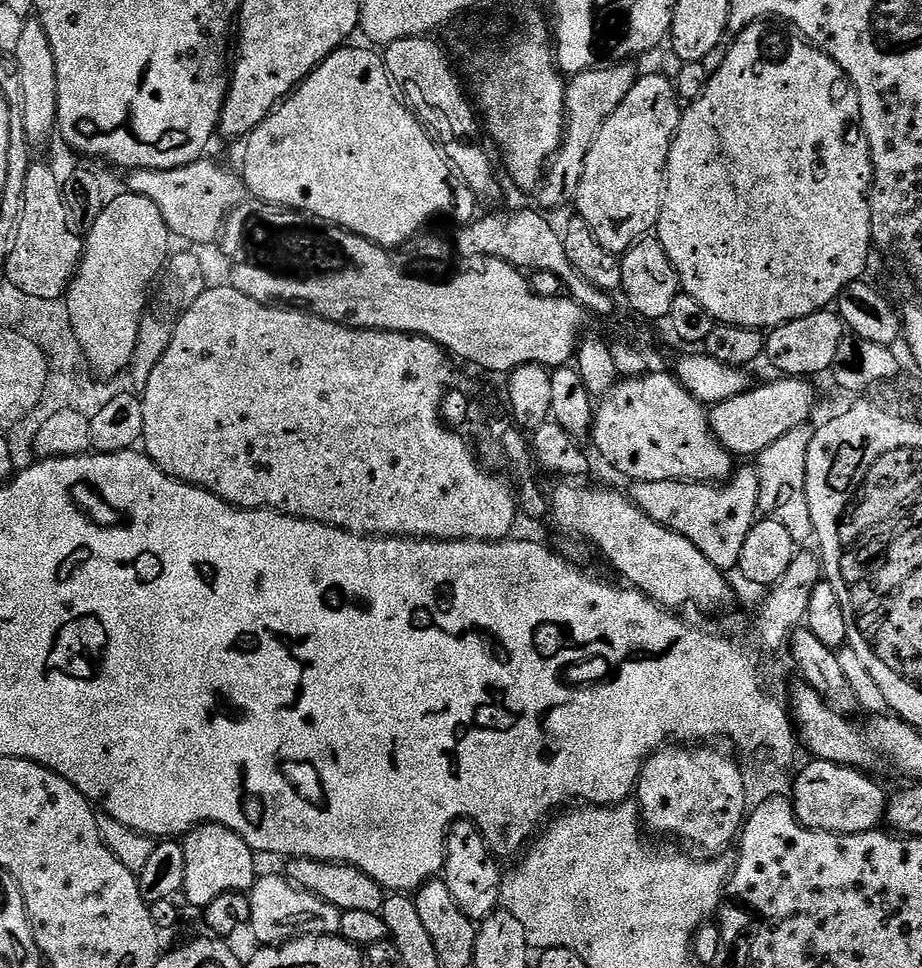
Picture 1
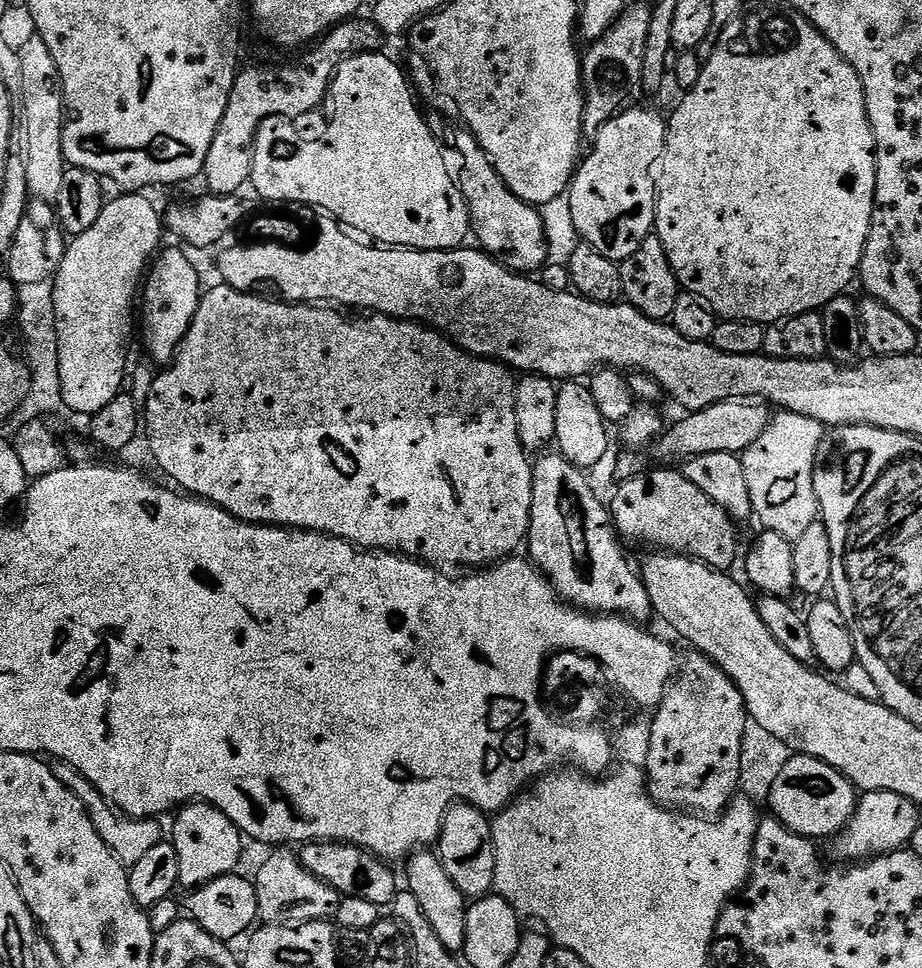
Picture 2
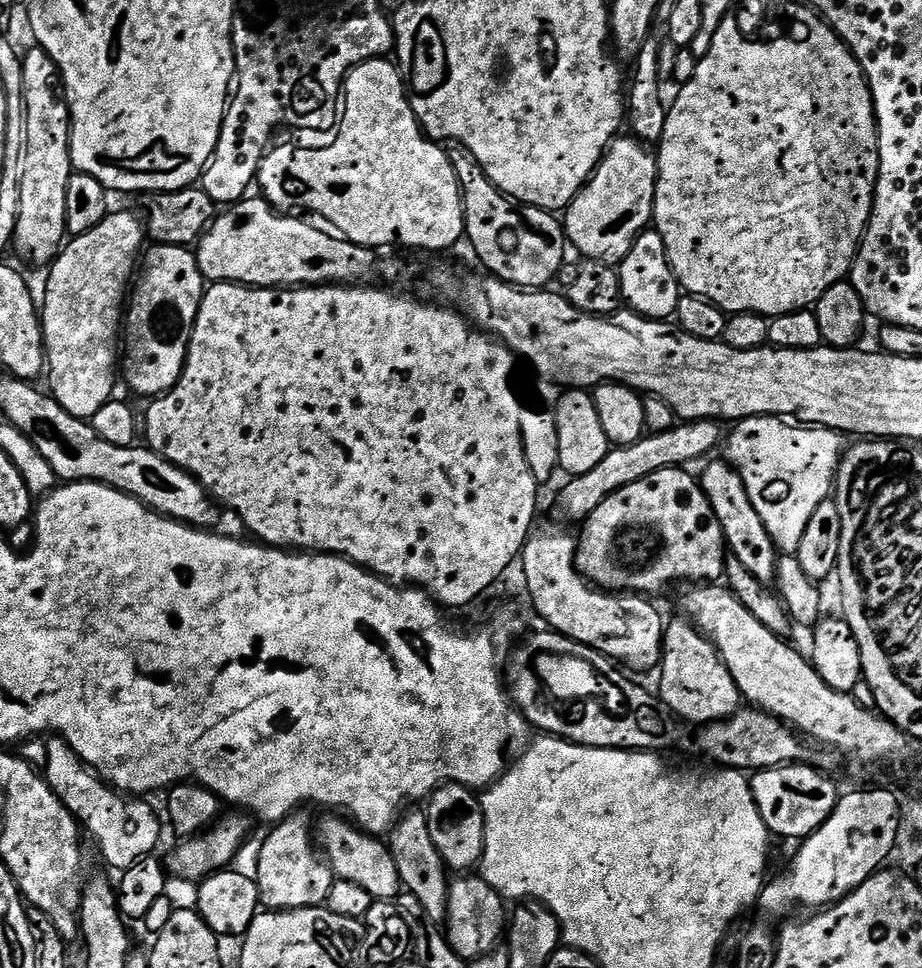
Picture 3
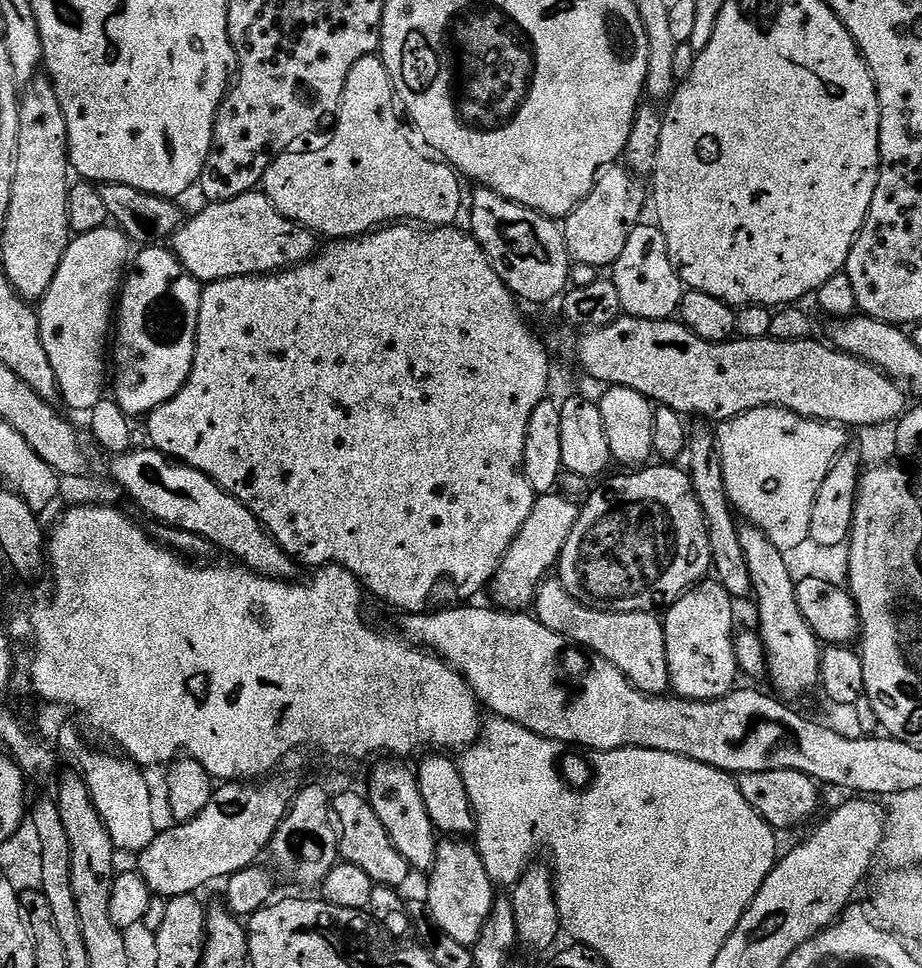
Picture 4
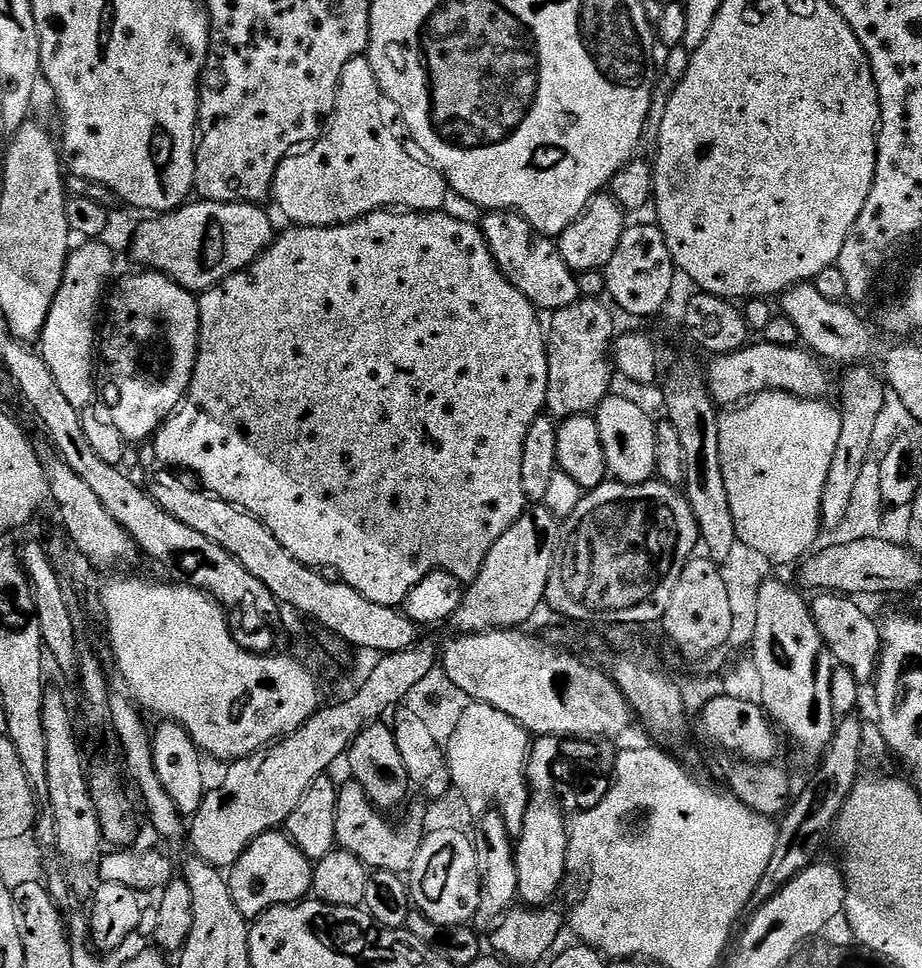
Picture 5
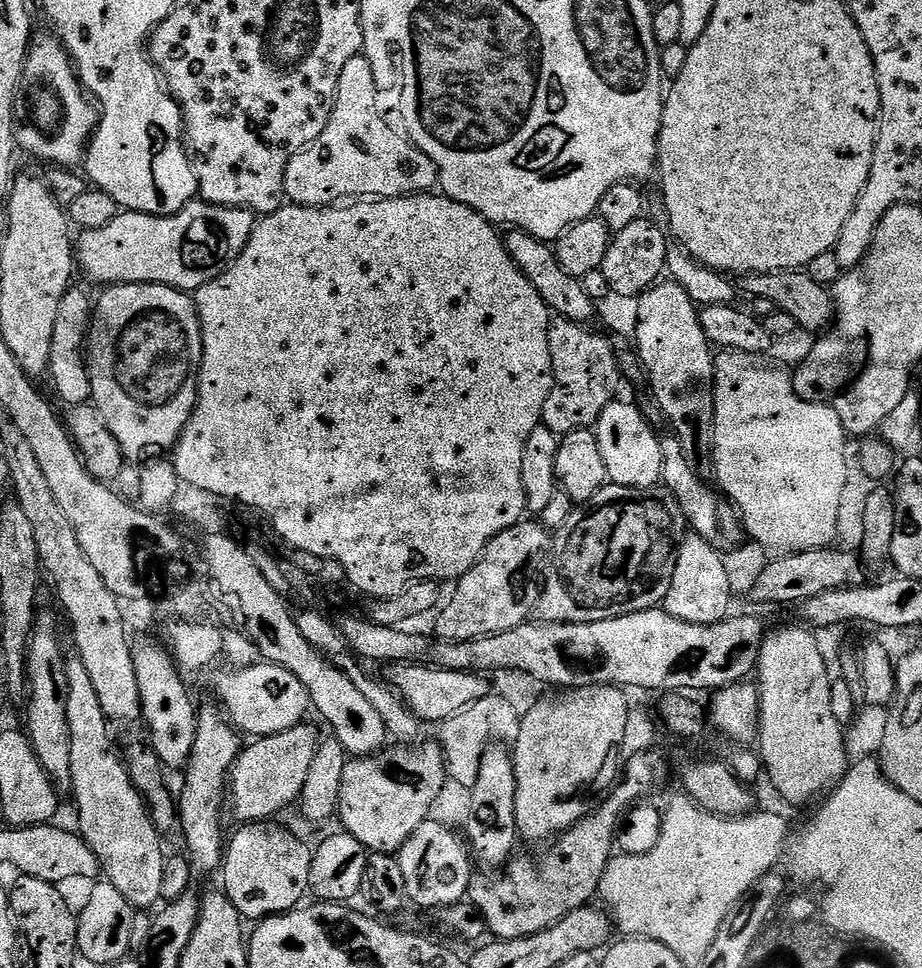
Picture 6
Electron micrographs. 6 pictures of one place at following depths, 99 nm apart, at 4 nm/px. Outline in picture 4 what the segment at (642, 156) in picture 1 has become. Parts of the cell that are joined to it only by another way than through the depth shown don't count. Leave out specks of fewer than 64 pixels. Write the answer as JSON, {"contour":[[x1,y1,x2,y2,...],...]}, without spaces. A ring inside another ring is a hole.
{"contour":[[623,166,609,167,597,176,590,194,562,224,568,254,575,263,589,264,598,270,616,263,618,254,622,254,626,241,643,217,640,215,644,212,644,200,646,204,646,188,640,184,643,183]]}

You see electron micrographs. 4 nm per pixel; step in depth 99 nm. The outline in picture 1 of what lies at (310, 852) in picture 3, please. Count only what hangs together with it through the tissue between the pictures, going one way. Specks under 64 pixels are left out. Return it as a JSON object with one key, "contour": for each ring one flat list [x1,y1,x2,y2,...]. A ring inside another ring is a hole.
{"contour":[[287,875,264,876,257,879,252,891,247,893,250,904,250,931,260,946,284,944,299,936,334,936,342,926,342,912,322,898,302,891]]}

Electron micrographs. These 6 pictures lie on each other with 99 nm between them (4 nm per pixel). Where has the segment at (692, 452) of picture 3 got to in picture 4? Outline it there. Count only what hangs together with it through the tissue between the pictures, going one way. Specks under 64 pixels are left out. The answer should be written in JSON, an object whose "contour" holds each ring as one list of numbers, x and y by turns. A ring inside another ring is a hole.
{"contour":[[564,494,537,495,530,518,518,530,494,577,495,603,501,609,524,610,535,601,536,592,551,573,548,571,557,567,566,538,570,538,570,530,574,530,574,522,580,516,580,508,571,503,575,504]]}

